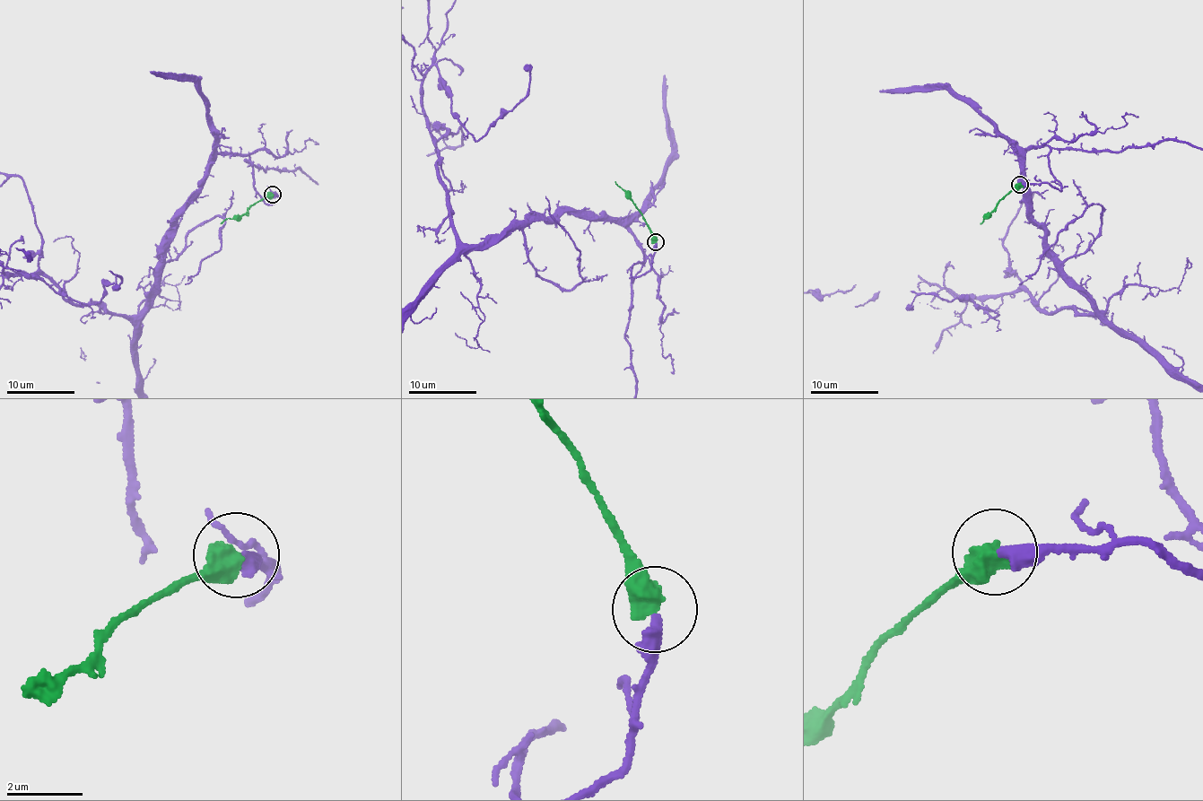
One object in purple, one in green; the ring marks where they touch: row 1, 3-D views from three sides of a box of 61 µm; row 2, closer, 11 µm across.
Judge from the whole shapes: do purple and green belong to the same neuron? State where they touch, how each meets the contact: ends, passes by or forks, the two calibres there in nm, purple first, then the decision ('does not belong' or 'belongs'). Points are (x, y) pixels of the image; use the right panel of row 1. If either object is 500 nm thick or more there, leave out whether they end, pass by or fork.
place (1020, 185); calibres 340 and 650 nm; belongs

